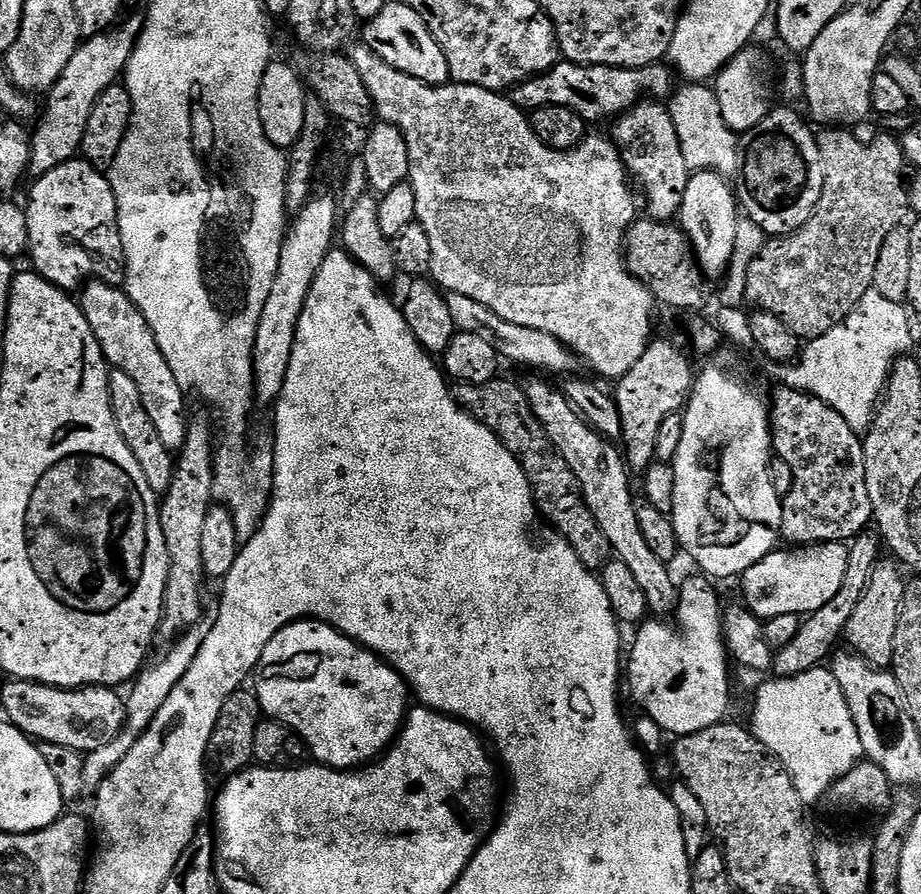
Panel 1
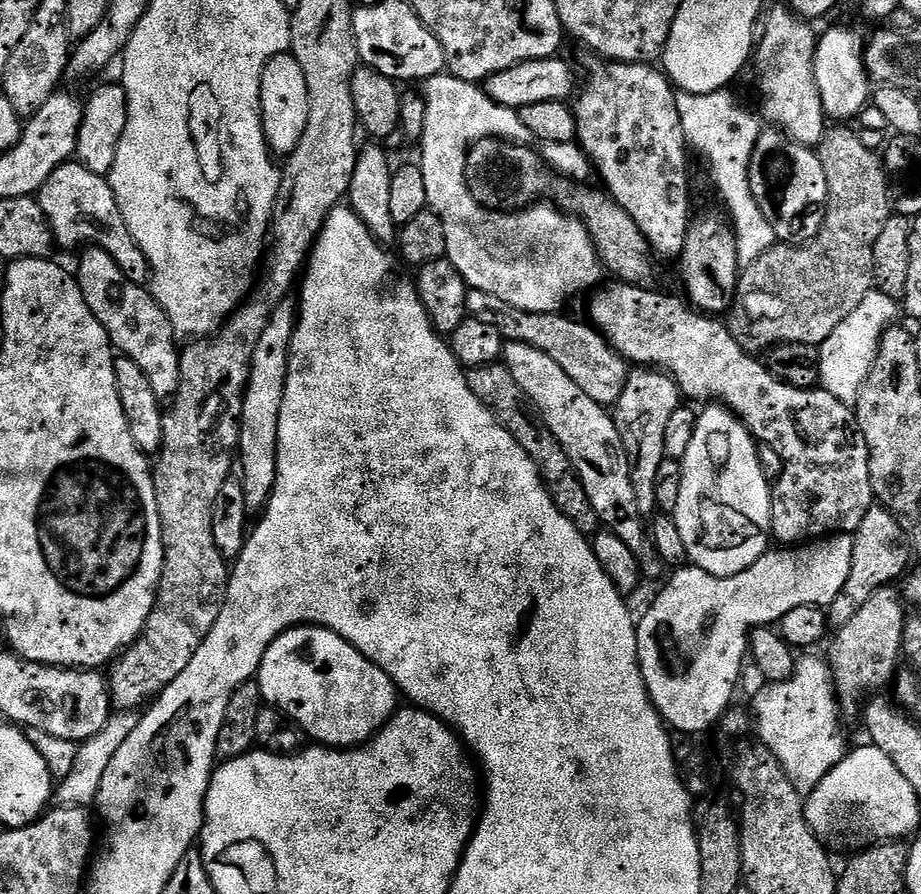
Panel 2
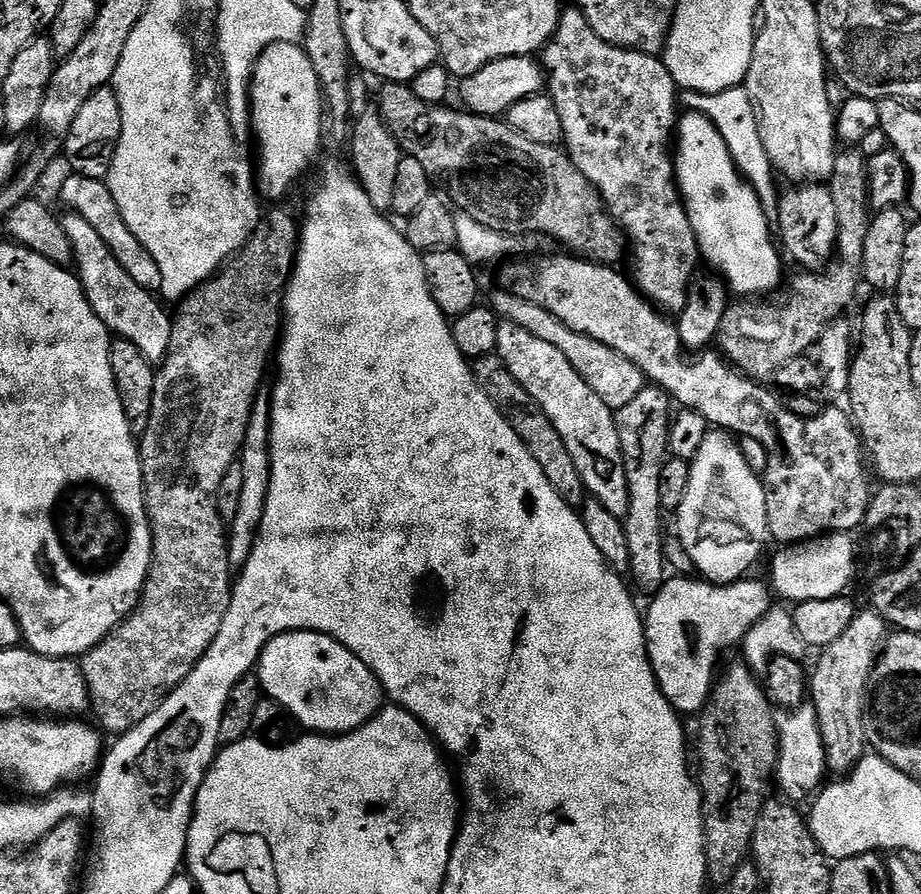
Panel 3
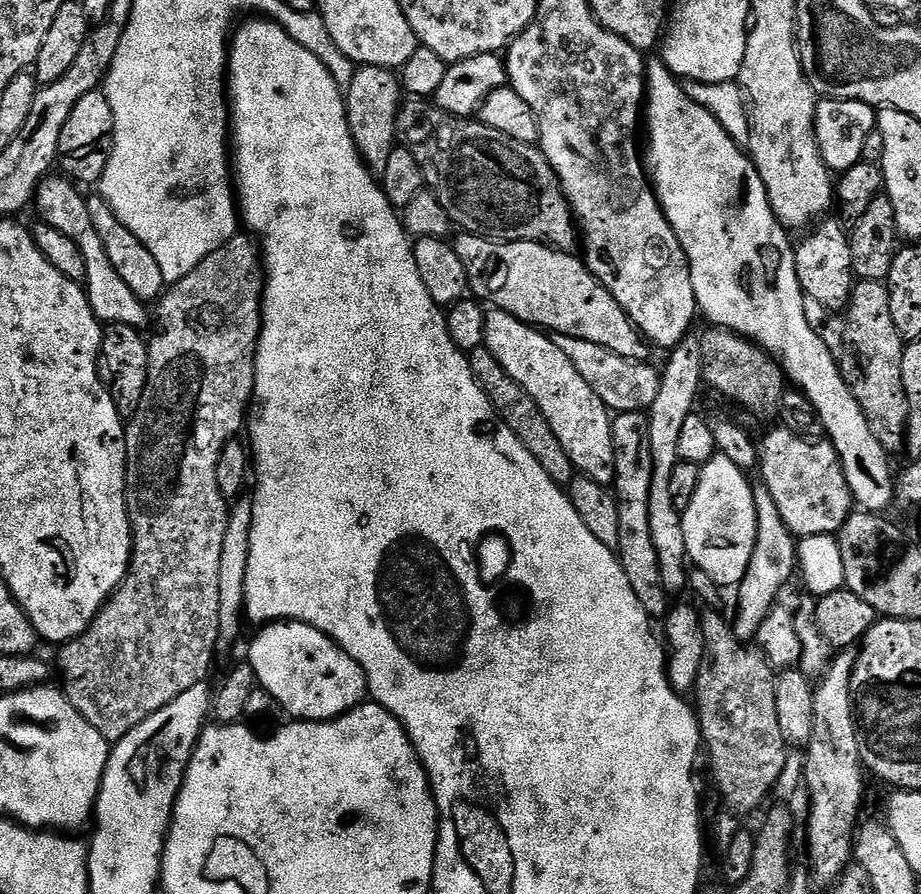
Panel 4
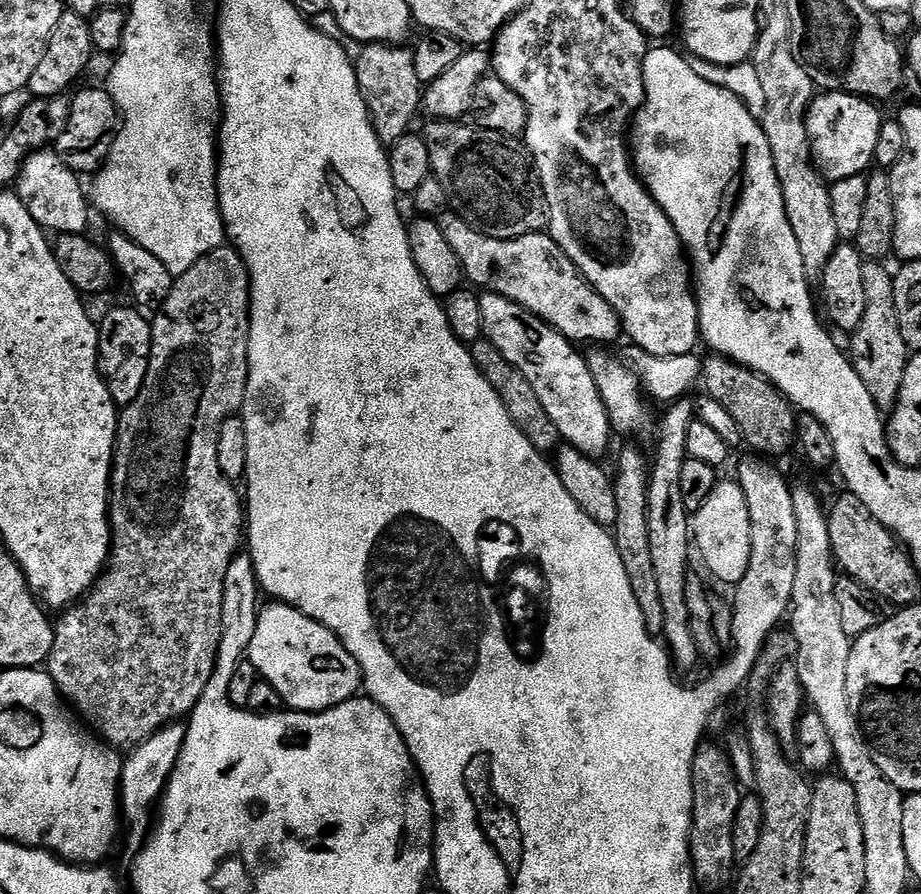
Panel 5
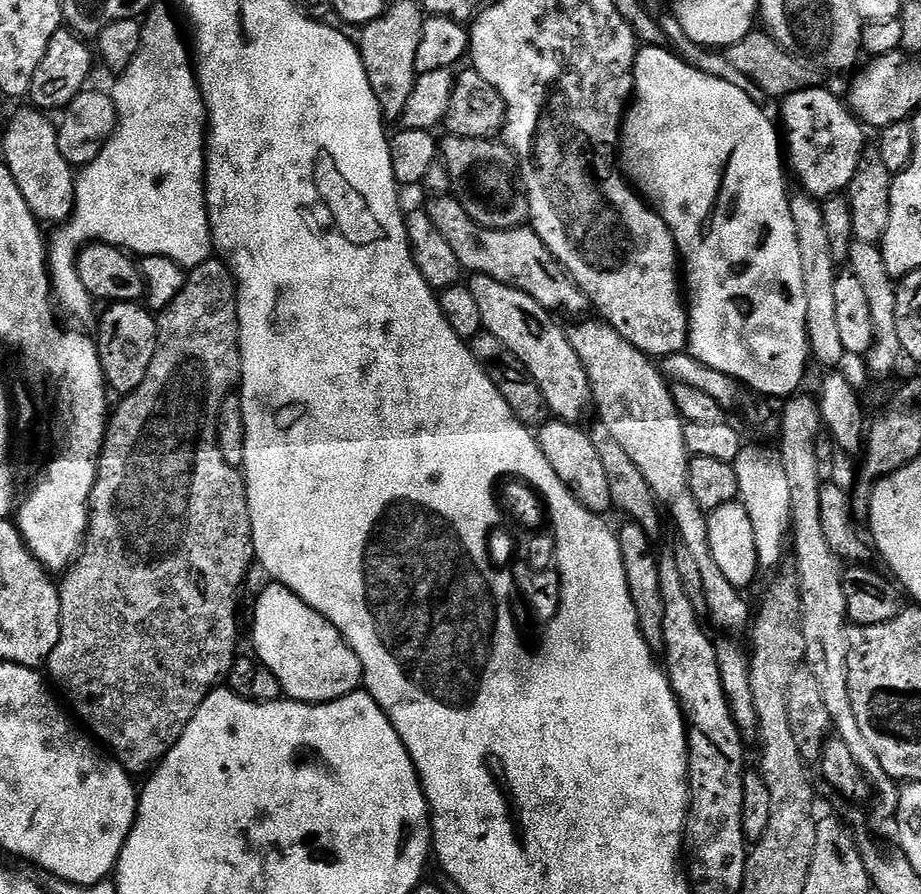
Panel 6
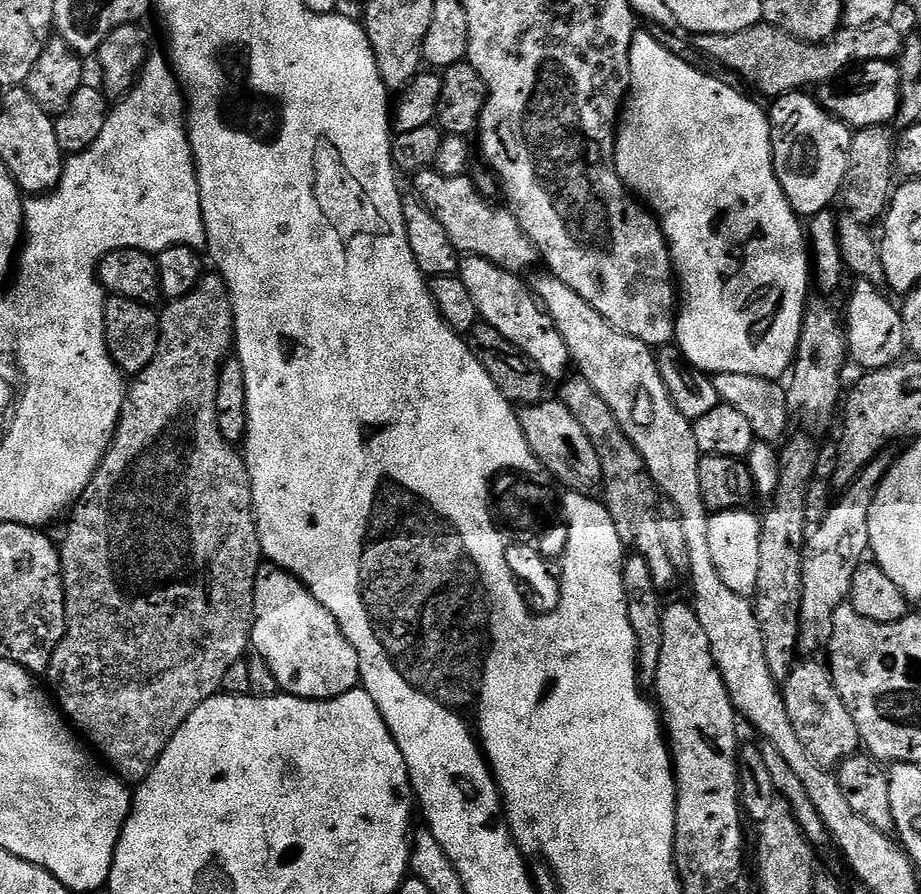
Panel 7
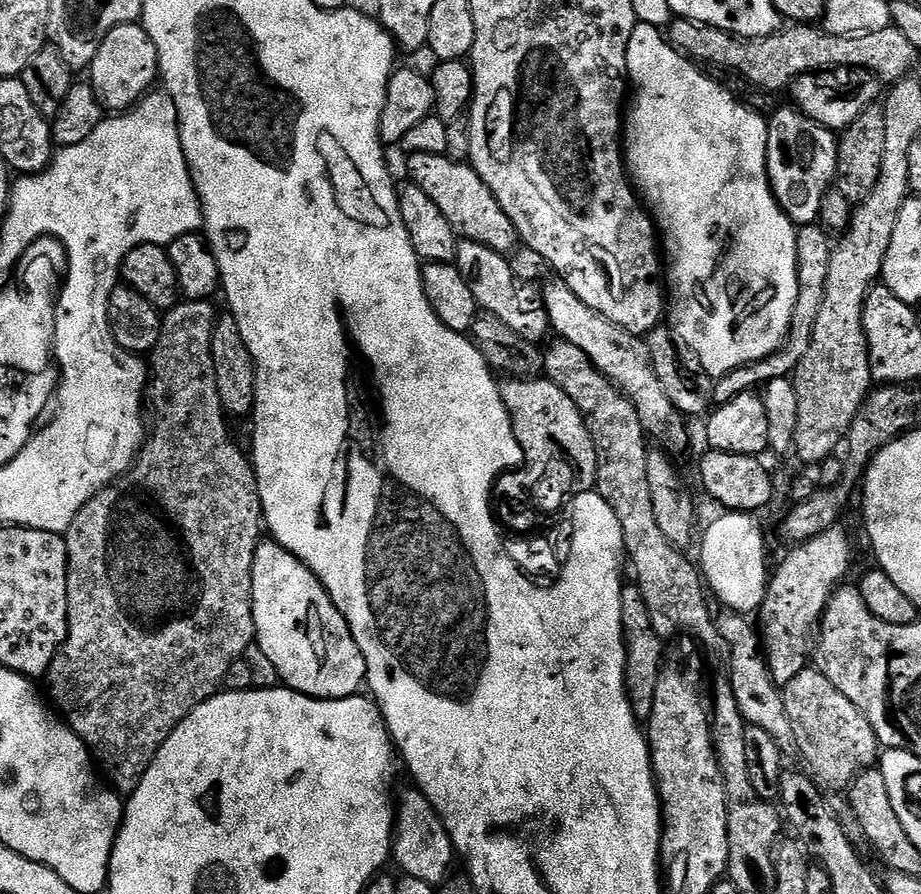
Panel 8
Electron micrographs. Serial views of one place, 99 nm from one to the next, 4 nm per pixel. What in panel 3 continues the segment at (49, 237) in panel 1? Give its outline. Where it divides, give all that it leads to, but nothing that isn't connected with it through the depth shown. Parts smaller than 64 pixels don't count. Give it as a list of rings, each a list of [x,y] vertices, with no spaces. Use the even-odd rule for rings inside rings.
[[[68,174],[64,185],[60,188],[60,200],[65,204],[65,209],[77,212],[82,218],[86,218],[86,222],[90,222],[90,226],[94,230],[98,230],[102,242],[106,242],[106,246],[114,254],[114,258],[120,263],[122,270],[126,270],[126,274],[138,286],[142,286],[151,293],[155,293],[159,289],[162,274],[158,270],[158,262],[154,262],[154,258],[148,253],[146,246],[142,246],[142,242],[138,242],[138,238],[134,238],[134,234],[130,234],[130,230],[124,225],[124,219],[120,217],[120,211],[117,210],[115,202],[109,196],[108,186],[104,180]]]

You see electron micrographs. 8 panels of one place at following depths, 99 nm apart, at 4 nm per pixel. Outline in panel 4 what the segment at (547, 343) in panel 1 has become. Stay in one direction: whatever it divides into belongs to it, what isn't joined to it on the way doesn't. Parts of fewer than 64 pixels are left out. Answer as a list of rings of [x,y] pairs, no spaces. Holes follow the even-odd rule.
[[[556,336],[556,345],[570,362],[574,362],[574,370],[590,382],[594,394],[602,398],[602,402],[613,413],[622,412],[644,412],[651,408],[654,398],[658,398],[661,373],[651,368],[651,363],[643,360],[631,360],[622,358],[594,342],[586,342],[569,336]]]

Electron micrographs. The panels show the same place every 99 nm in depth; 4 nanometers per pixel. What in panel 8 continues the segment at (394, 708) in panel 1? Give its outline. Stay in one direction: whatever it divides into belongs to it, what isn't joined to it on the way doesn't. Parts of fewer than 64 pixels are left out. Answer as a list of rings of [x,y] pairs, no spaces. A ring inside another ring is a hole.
[[[271,538],[261,539],[254,554],[252,613],[256,623],[255,643],[259,644],[262,654],[274,662],[274,670],[278,670],[281,681],[287,687],[301,692],[303,696],[313,696],[315,700],[341,700],[357,695],[365,687],[366,662],[362,658],[362,650],[358,650],[358,642],[354,642],[354,634],[350,634],[346,618],[338,606],[334,606],[320,579],[297,556],[290,554],[290,550]]]

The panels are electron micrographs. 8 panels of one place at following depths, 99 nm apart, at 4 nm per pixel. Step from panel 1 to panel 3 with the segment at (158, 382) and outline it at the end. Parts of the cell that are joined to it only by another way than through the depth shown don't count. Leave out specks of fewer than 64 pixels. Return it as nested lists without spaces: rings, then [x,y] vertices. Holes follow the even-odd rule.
[[[69,211],[59,219],[66,238],[70,238],[75,275],[80,277],[80,285],[94,314],[107,326],[113,337],[138,346],[138,350],[142,350],[144,357],[153,366],[159,365],[168,355],[169,340],[172,337],[172,322],[169,313],[164,313],[165,305],[153,293],[138,286],[126,274],[126,270],[122,270],[106,242],[102,242],[98,230],[94,230],[86,218]]]

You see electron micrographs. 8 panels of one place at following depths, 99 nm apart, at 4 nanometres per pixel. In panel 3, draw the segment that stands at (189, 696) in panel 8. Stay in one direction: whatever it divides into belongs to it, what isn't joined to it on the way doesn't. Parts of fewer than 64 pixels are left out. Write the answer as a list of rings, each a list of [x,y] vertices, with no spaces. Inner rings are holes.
[[[284,212],[267,213],[266,220],[272,225],[261,226],[253,232],[240,248],[239,252],[220,269],[216,275],[209,278],[205,284],[200,284],[194,291],[188,293],[183,300],[179,301],[180,308],[171,317],[172,337],[169,340],[168,355],[160,361],[155,369],[154,388],[152,390],[152,401],[150,402],[150,414],[143,432],[138,436],[138,447],[140,450],[140,466],[142,472],[142,482],[144,483],[144,509],[148,515],[150,530],[152,531],[152,561],[148,571],[148,580],[144,584],[144,589],[140,591],[140,600],[136,604],[136,609],[118,625],[114,631],[98,646],[94,646],[89,652],[84,653],[79,661],[80,672],[84,676],[84,681],[88,687],[88,707],[93,721],[105,733],[116,732],[123,734],[129,732],[142,718],[146,718],[156,707],[164,701],[165,696],[169,696],[173,690],[188,677],[190,670],[196,668],[196,663],[206,654],[208,647],[214,642],[218,630],[222,626],[222,618],[232,601],[232,588],[230,587],[230,569],[228,566],[228,544],[226,541],[226,524],[220,519],[216,509],[214,499],[216,488],[222,482],[226,470],[239,457],[240,447],[244,441],[244,435],[250,422],[252,407],[256,401],[258,393],[261,391],[260,379],[264,376],[264,367],[269,367],[268,347],[278,338],[278,329],[282,324],[282,297],[284,290],[288,286],[288,278],[292,274],[294,263],[294,245],[298,240],[298,224],[292,221]]]

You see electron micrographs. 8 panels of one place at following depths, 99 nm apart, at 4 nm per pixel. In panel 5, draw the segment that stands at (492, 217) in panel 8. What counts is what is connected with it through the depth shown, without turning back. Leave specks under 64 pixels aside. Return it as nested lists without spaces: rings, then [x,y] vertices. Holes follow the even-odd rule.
[[[451,210],[441,212],[438,219],[446,243],[453,248],[454,254],[458,254],[458,262],[462,262],[462,270],[469,285],[485,292],[493,292],[502,298],[510,298],[510,302],[518,302],[518,306],[530,310],[530,314],[542,318],[551,328],[577,345],[608,346],[611,340],[621,339],[620,315],[612,309],[610,302],[606,302],[606,298],[602,298],[602,294],[592,289],[592,285],[576,269],[574,262],[570,262],[568,255],[552,241],[551,235],[535,232],[522,238],[503,240],[482,234]]]

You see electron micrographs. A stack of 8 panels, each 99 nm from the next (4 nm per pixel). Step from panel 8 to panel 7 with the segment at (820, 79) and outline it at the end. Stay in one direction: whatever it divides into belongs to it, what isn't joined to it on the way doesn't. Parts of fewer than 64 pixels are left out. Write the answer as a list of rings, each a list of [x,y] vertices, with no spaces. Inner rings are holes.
[[[867,60],[847,74],[819,85],[818,99],[829,114],[852,130],[891,125],[900,108],[899,67],[891,60]]]

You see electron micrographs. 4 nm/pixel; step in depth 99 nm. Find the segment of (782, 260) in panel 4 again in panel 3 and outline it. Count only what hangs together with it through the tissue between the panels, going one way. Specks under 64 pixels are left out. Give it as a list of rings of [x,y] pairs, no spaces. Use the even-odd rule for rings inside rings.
[[[688,110],[685,116],[683,113],[675,125],[674,167],[676,169],[676,187],[680,193],[684,211],[688,217],[688,225],[692,227],[692,234],[696,239],[696,246],[703,263],[705,260],[713,268],[711,271],[723,281],[726,288],[726,283],[728,283],[729,289],[727,288],[727,291],[729,293],[732,291],[736,298],[764,298],[775,293],[781,287],[780,256],[782,260],[782,252],[774,243],[774,232],[764,217],[759,194],[736,169],[722,134],[707,117],[698,111]]]

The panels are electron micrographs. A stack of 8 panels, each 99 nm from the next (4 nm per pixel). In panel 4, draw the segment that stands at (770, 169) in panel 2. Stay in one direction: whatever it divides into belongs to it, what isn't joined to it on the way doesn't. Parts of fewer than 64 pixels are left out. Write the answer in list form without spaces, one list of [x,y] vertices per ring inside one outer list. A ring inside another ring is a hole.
[[[821,219],[807,233],[809,236],[801,244],[799,241],[795,245],[798,282],[811,303],[813,300],[818,307],[825,308],[828,312],[843,313],[852,303],[852,288],[858,277],[852,269],[852,242],[849,229],[839,219],[828,219]]]

